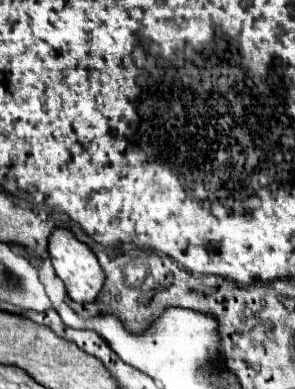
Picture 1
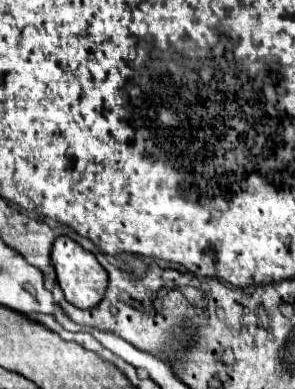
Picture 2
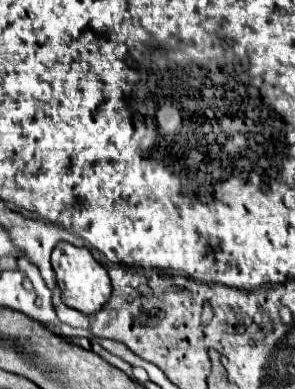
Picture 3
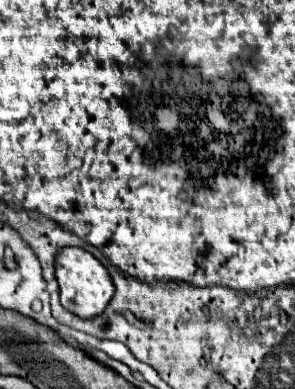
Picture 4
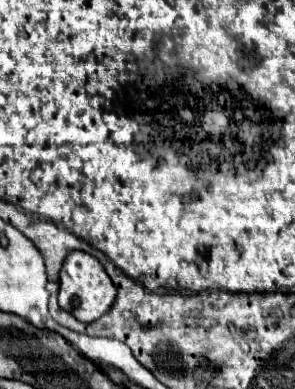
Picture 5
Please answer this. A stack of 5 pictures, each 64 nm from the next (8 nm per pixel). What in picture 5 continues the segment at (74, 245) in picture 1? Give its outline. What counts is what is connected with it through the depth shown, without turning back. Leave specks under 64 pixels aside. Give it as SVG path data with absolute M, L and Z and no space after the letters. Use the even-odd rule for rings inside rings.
M80 250L70 252L68 258L64 260L64 268L60 270L60 294L58 294L60 308L70 312L80 322L94 322L112 308L114 300L116 300L116 286L112 284L102 264L86 252Z

